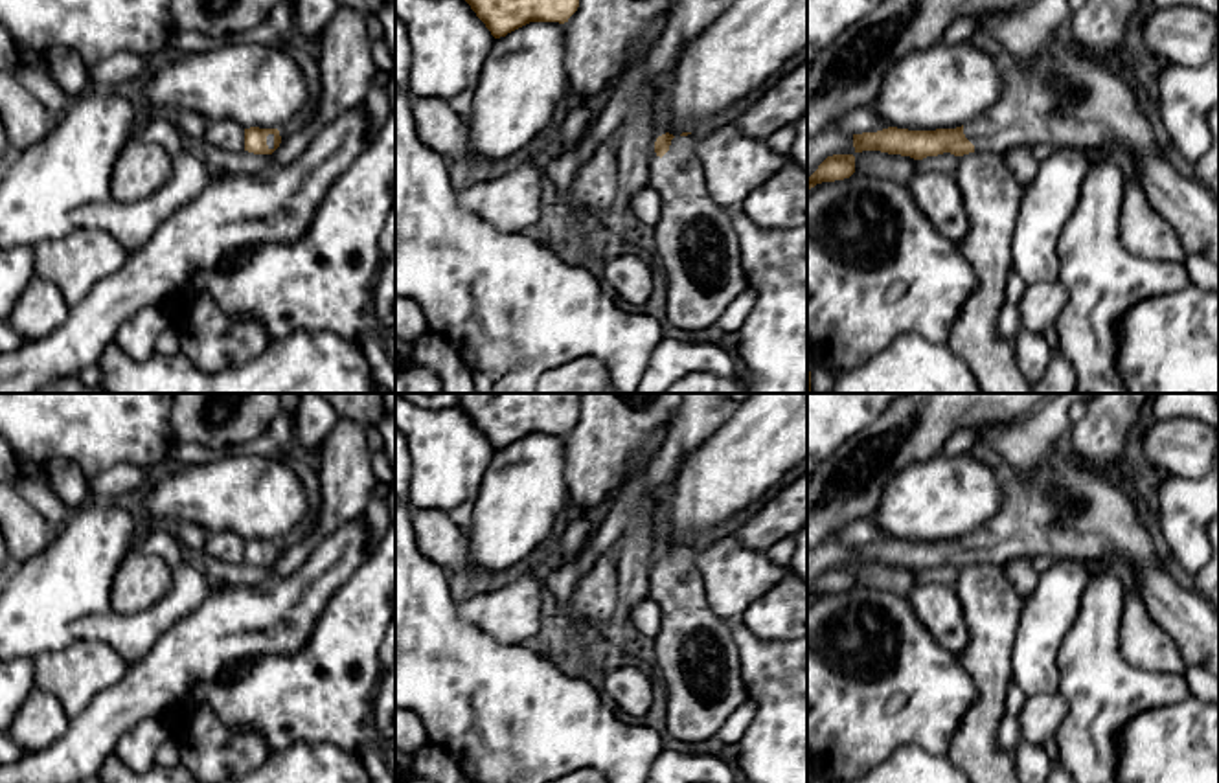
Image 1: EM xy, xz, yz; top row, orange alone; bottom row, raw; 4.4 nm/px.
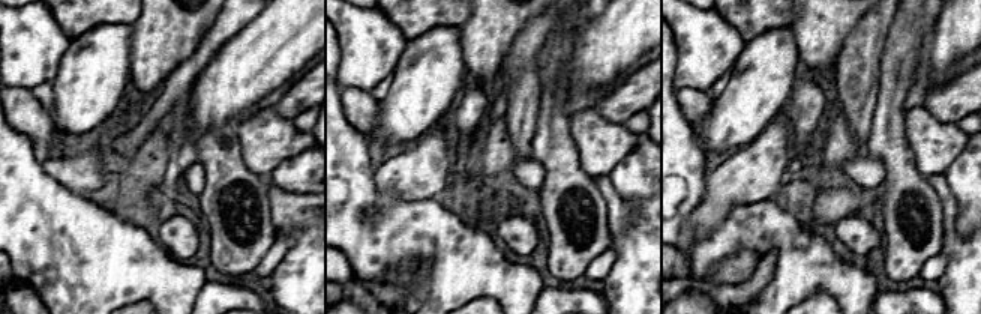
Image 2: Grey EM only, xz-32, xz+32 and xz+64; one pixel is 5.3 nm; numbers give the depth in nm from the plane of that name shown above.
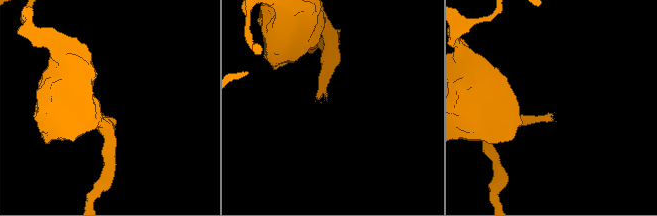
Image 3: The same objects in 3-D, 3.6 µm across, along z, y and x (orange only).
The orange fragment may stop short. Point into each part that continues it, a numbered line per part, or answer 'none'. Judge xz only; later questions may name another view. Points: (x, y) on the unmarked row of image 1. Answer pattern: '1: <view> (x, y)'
1: xz (695, 655)

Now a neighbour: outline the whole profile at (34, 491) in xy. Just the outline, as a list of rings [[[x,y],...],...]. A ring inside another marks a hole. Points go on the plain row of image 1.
[[[22,472],[13,483],[17,493],[31,504],[53,529],[61,529],[74,509],[70,509],[44,482]]]

